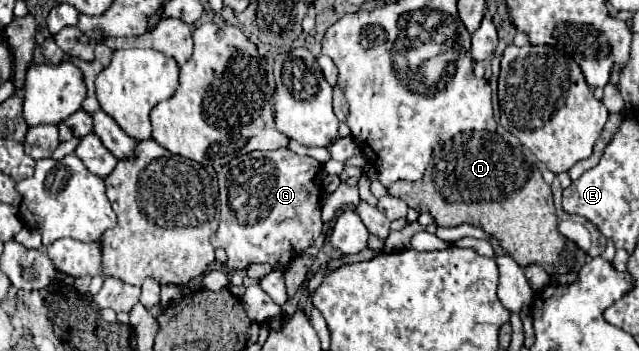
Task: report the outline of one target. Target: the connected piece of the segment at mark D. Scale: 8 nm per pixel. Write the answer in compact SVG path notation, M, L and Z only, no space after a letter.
M473 131L433 151L431 165L419 181L397 181L389 195L403 199L415 211L433 215L439 227L473 225L495 237L501 247L521 265L541 265L549 275L579 273L587 253L565 239L557 229L551 187L541 177L541 167L529 151L511 147L497 133Z

